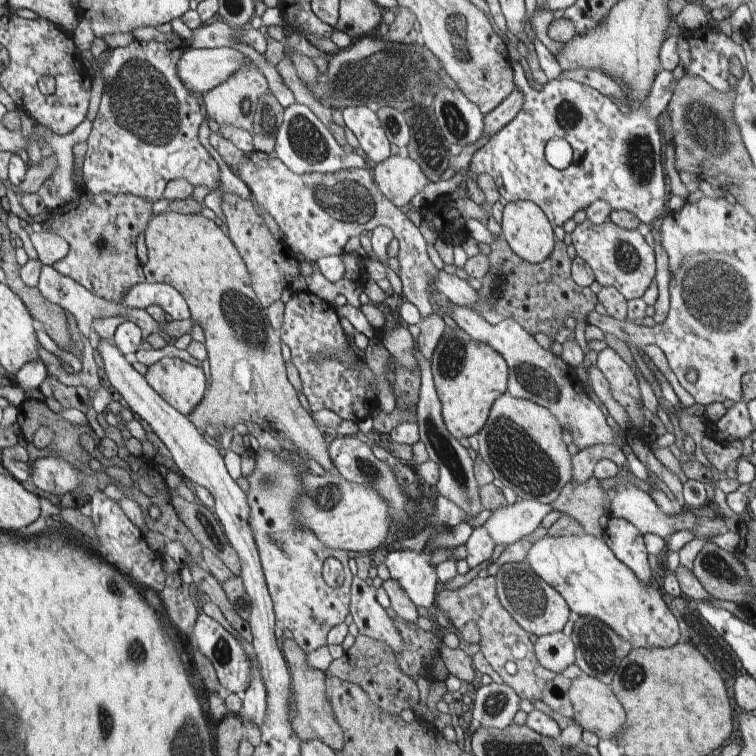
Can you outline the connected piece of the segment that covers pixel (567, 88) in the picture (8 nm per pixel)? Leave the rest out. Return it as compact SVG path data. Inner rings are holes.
M513 60L514 67L514 82L517 83L518 91L523 94L523 105L521 112L505 126L504 129L499 130L493 137L489 138L489 141L482 146L482 148L475 151L472 156L472 161L466 173L473 176L478 176L479 174L486 173L489 174L494 182L497 183L497 186L501 193L501 200L504 203L518 201L532 201L537 203L539 207L545 214L549 217L549 221L553 223L554 226L562 226L566 221L569 221L574 216L574 213L581 208L587 209L592 202L595 200L605 200L608 204L611 204L613 209L623 210L631 212L633 215L636 215L641 222L645 222L647 225L652 225L654 221L663 213L664 205L667 204L666 201L666 183L664 182L664 148L660 148L660 128L659 118L660 114L667 110L670 99L676 90L677 81L674 80L674 74L672 71L662 68L657 74L657 78L654 82L653 90L649 94L648 98L644 102L635 102L630 109L628 114L624 114L612 100L608 100L607 96L602 96L600 92L594 89L591 86L588 86L586 83L576 82L572 79L566 79L564 76L558 79L552 79L550 82L546 83L543 86L541 91L536 91L532 87L528 86L526 83L525 73L522 69L520 63L516 60ZM552 137L562 137L566 139L573 150L573 159L572 164L565 169L557 169L550 165L545 160L545 144Z

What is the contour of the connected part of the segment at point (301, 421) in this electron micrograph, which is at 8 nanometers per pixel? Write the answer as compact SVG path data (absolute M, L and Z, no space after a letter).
M164 211L163 213L156 213L152 215L149 225L146 227L145 243L148 249L148 263L145 265L146 280L149 283L166 283L173 286L180 294L186 299L187 305L189 306L189 311L191 312L191 320L198 323L204 331L205 334L205 345L207 348L207 359L210 361L211 374L210 374L210 390L206 392L204 400L201 404L197 406L194 412L190 413L187 417L192 424L195 424L196 428L206 428L208 424L214 426L219 430L220 438L222 434L230 434L236 424L243 422L254 422L254 424L260 425L270 432L281 435L281 437L288 442L296 450L304 450L312 456L322 468L326 471L333 468L330 456L328 456L329 446L322 436L322 432L318 430L316 422L312 420L312 416L300 406L300 400L298 400L298 394L294 390L294 386L288 382L286 378L286 368L284 368L284 358L282 358L282 352L280 352L280 332L276 332L274 328L270 328L268 320L266 320L266 314L262 308L258 308L258 304L261 303L260 299L257 297L256 291L253 286L250 286L250 274L248 274L248 267L241 254L238 254L239 250L236 250L237 245L230 242L230 238L214 224L214 221L208 219L204 216L202 212L194 214L180 214L176 211Z

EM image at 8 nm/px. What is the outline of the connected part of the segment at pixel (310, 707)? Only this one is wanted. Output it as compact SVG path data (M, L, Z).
M283 639L283 649L285 657L293 674L293 695L295 702L295 720L293 721L294 730L303 741L312 739L321 740L326 746L338 752L344 746L344 735L342 727L334 718L330 703L325 693L325 677L321 670L313 669L306 662L307 654L300 648L294 639Z

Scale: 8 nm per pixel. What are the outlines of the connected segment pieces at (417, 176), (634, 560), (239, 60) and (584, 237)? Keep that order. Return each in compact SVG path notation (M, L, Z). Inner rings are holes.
M405 153L390 155L371 171L379 189L398 208L406 206L425 186L432 183L418 162Z
M609 515L609 521L604 531L599 532L603 541L607 543L612 549L613 553L617 555L619 559L626 566L630 567L630 570L635 572L635 575L647 585L652 585L650 583L650 566L648 566L648 552L646 552L646 547L644 546L644 541L642 540L642 533L638 530L637 526L634 526L629 520L625 518L616 518Z
M232 47L188 48L179 61L179 75L191 90L204 94L228 81L239 69L253 64L248 56Z
M585 219L571 232L572 244L577 256L581 256L591 267L603 287L614 287L624 298L639 299L654 277L656 277L656 251L650 247L638 230L628 230L611 220L596 225Z

